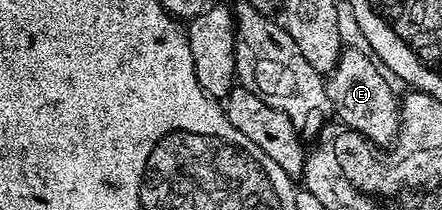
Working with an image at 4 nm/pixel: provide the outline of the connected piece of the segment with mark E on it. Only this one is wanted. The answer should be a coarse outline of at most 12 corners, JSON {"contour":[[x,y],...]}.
{"contour":[[347,48],[325,84],[337,120],[385,149],[400,101],[367,52]]}

